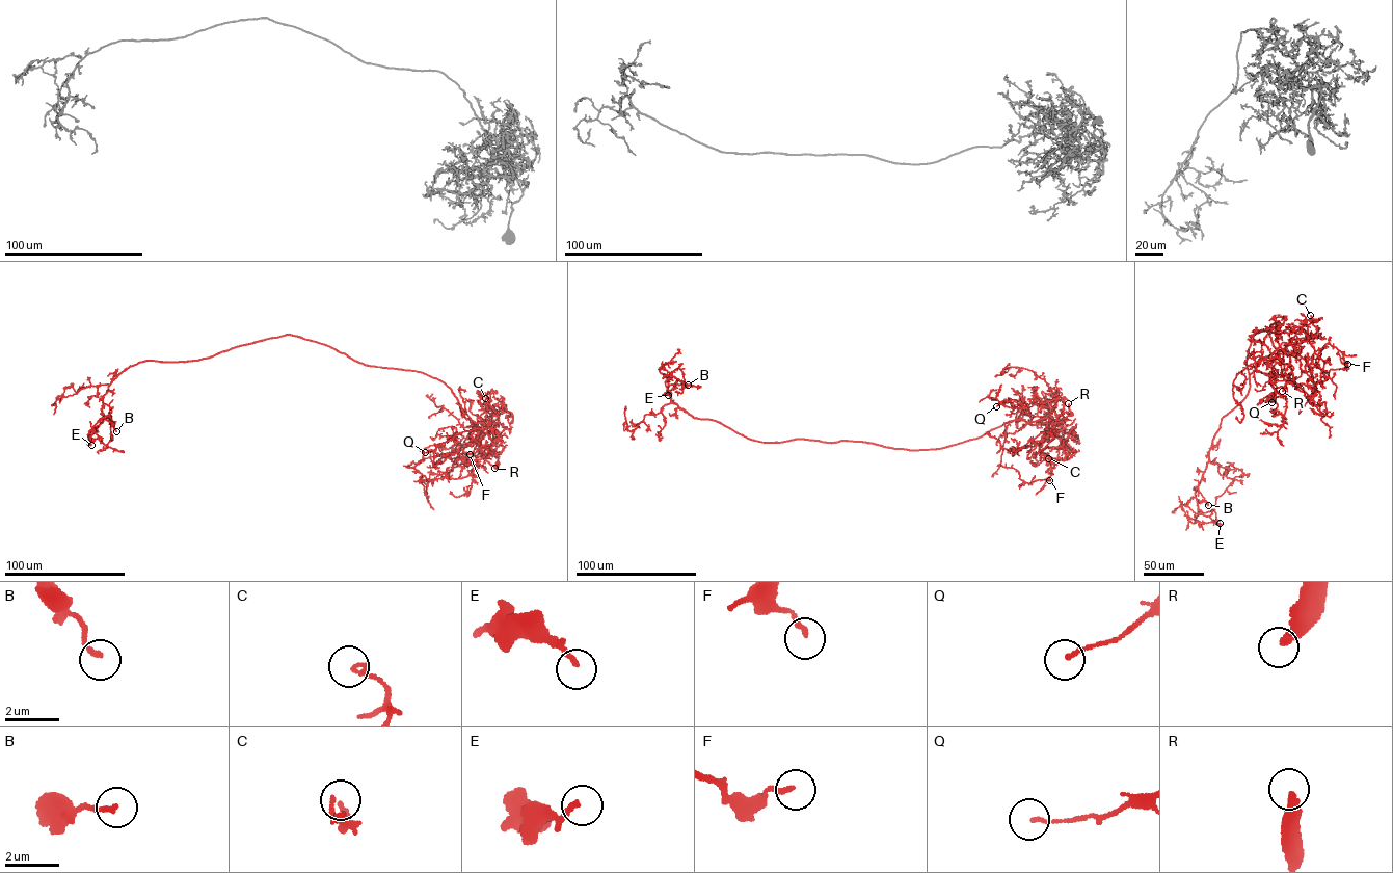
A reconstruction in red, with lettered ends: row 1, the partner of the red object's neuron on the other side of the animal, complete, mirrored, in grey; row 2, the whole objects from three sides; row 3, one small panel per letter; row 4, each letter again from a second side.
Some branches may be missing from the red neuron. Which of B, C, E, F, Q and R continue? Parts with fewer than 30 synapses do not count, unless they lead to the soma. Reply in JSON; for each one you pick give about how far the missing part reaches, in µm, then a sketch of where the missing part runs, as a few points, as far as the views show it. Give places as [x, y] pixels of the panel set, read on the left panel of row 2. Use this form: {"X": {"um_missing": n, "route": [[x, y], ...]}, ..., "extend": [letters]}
{"R": {"um_missing": 25, "route": [[494, 468], [507, 471], [511, 467]]}, "extend": ["R"]}

